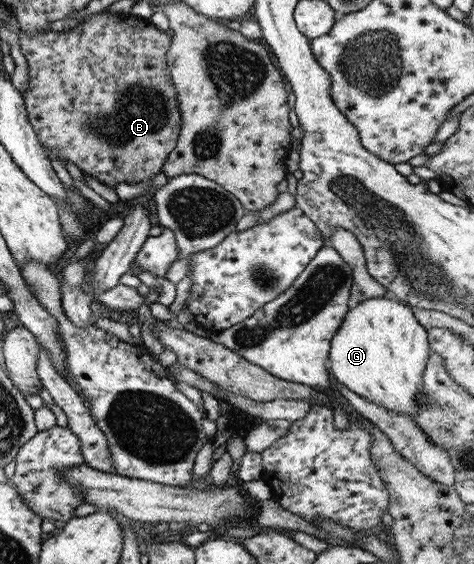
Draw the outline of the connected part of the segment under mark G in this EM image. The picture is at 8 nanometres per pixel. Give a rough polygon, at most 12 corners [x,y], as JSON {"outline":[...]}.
{"outline":[[396,299],[348,308],[332,378],[412,420],[426,331]]}

